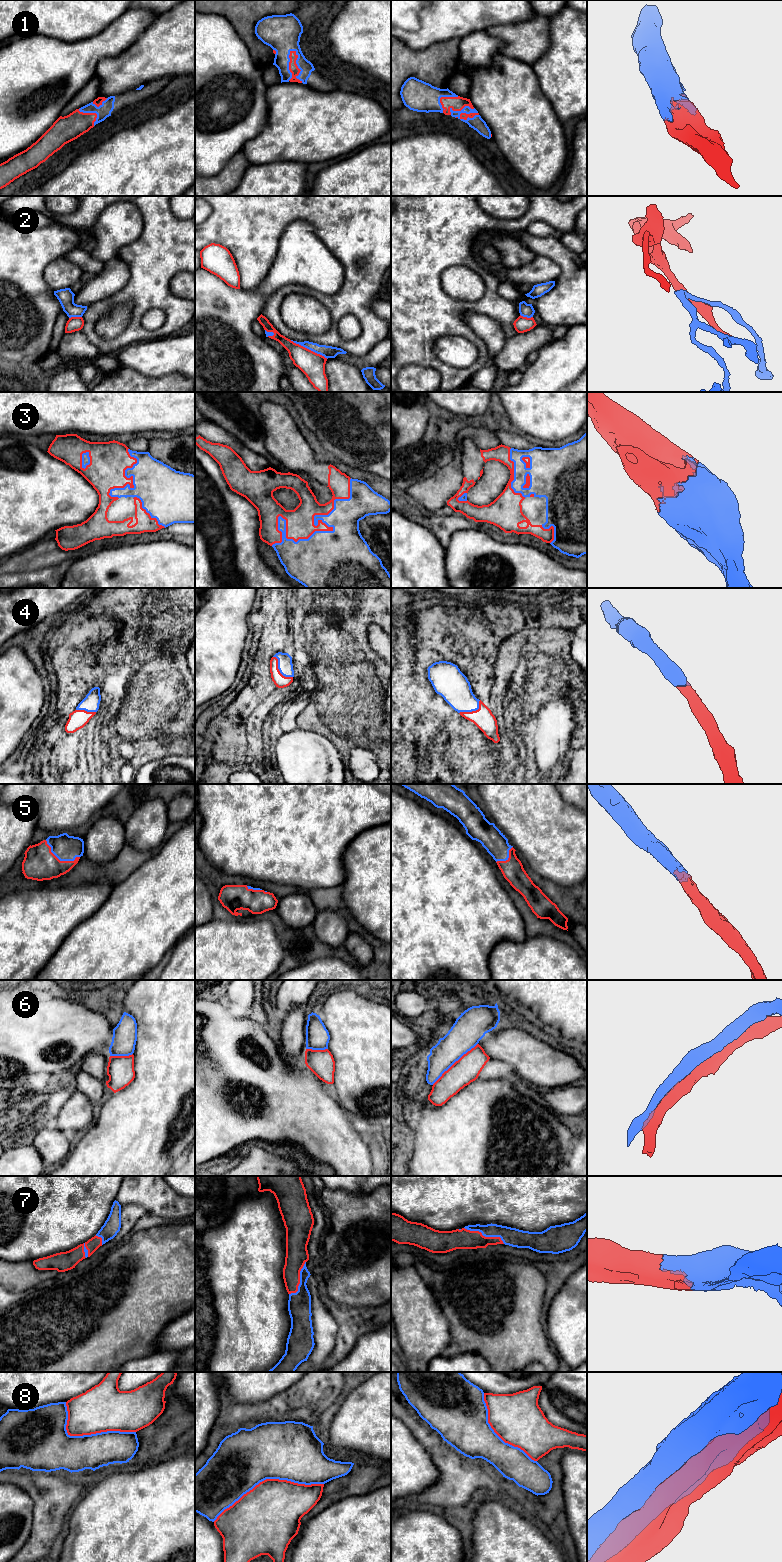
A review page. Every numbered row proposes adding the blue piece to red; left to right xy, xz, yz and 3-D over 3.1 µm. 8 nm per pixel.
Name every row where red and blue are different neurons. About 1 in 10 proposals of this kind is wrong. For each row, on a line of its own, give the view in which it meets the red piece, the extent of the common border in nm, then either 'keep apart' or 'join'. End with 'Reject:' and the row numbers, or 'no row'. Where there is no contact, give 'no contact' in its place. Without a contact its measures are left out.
1: meets red in yz; contact 240 nm long; join
2: meets red in xz; contact 340 nm long; keep apart
3: meets red in xz; contact 850 nm long; join
4: meets red in xz; contact 240 nm long; join
5: meets red in xy; contact 320 nm long; join
6: meets red in yz; contact 500 nm long; join
7: meets red in yz; contact 360 nm long; join
8: meets red in xz; contact 950 nm long; keep apart
Reject: 2, 8

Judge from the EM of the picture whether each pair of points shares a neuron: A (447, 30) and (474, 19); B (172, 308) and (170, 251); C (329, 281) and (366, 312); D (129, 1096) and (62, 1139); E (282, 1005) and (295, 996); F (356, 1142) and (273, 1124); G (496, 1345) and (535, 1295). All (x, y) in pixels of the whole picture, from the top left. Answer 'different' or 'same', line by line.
A: same
B: same
C: different
D: different
E: same
F: same
G: same

